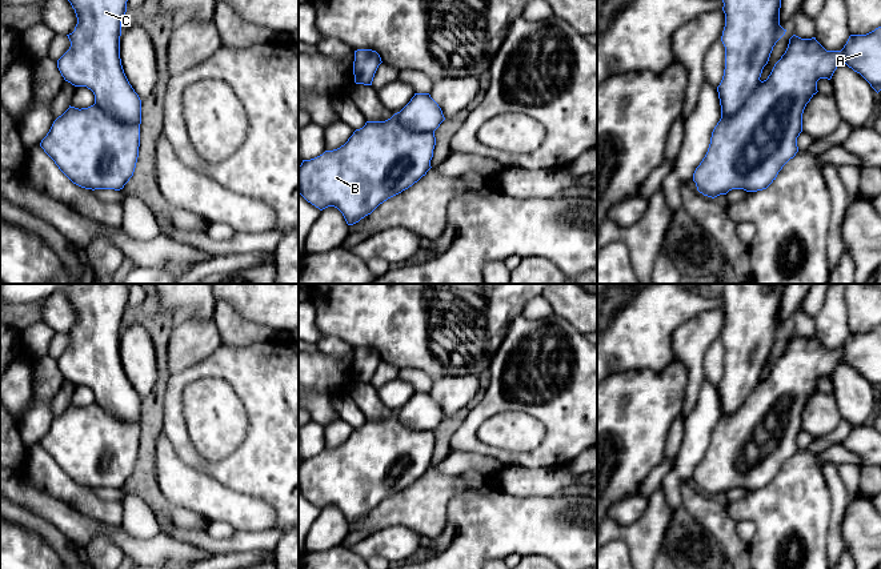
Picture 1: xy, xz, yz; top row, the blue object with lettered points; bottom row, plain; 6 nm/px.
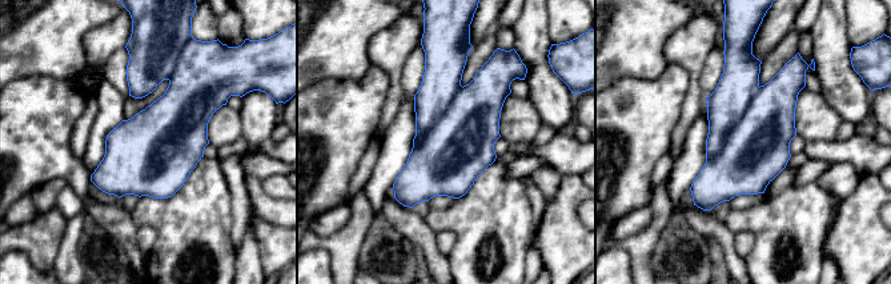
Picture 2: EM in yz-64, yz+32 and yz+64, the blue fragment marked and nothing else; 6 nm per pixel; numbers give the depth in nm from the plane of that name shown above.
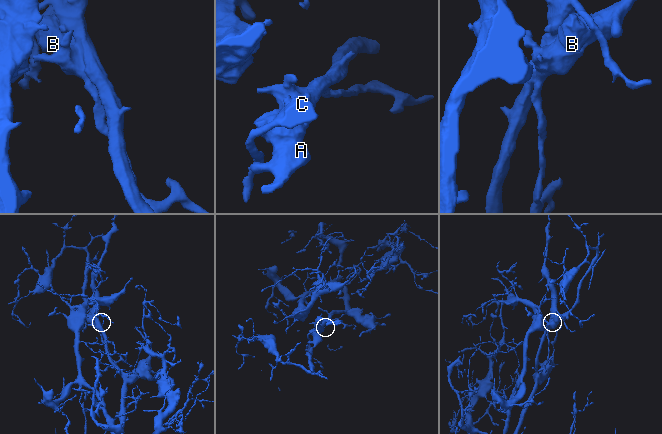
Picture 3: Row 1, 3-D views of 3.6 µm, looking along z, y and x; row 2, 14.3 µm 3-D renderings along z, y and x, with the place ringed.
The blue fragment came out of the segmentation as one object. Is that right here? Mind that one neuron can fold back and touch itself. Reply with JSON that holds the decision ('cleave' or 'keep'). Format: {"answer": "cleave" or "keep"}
{"answer": "cleave"}

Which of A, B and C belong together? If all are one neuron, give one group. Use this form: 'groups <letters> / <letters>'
groups A B / C

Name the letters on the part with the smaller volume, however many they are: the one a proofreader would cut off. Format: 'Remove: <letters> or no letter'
Remove: A, B

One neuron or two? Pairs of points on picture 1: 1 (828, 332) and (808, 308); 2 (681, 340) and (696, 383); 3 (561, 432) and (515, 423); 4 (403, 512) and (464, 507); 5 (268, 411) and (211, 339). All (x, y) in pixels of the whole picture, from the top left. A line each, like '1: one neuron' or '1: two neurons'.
1: two neurons
2: one neuron
3: two neurons
4: two neurons
5: two neurons

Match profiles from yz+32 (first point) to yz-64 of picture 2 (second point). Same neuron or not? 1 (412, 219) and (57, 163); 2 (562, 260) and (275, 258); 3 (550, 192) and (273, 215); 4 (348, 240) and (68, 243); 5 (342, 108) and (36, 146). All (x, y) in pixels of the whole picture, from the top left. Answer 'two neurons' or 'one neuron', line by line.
1: one neuron
2: one neuron
3: one neuron
4: two neurons
5: one neuron

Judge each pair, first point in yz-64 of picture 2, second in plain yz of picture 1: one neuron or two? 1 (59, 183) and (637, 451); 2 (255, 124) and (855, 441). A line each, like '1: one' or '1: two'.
1: two
2: two

